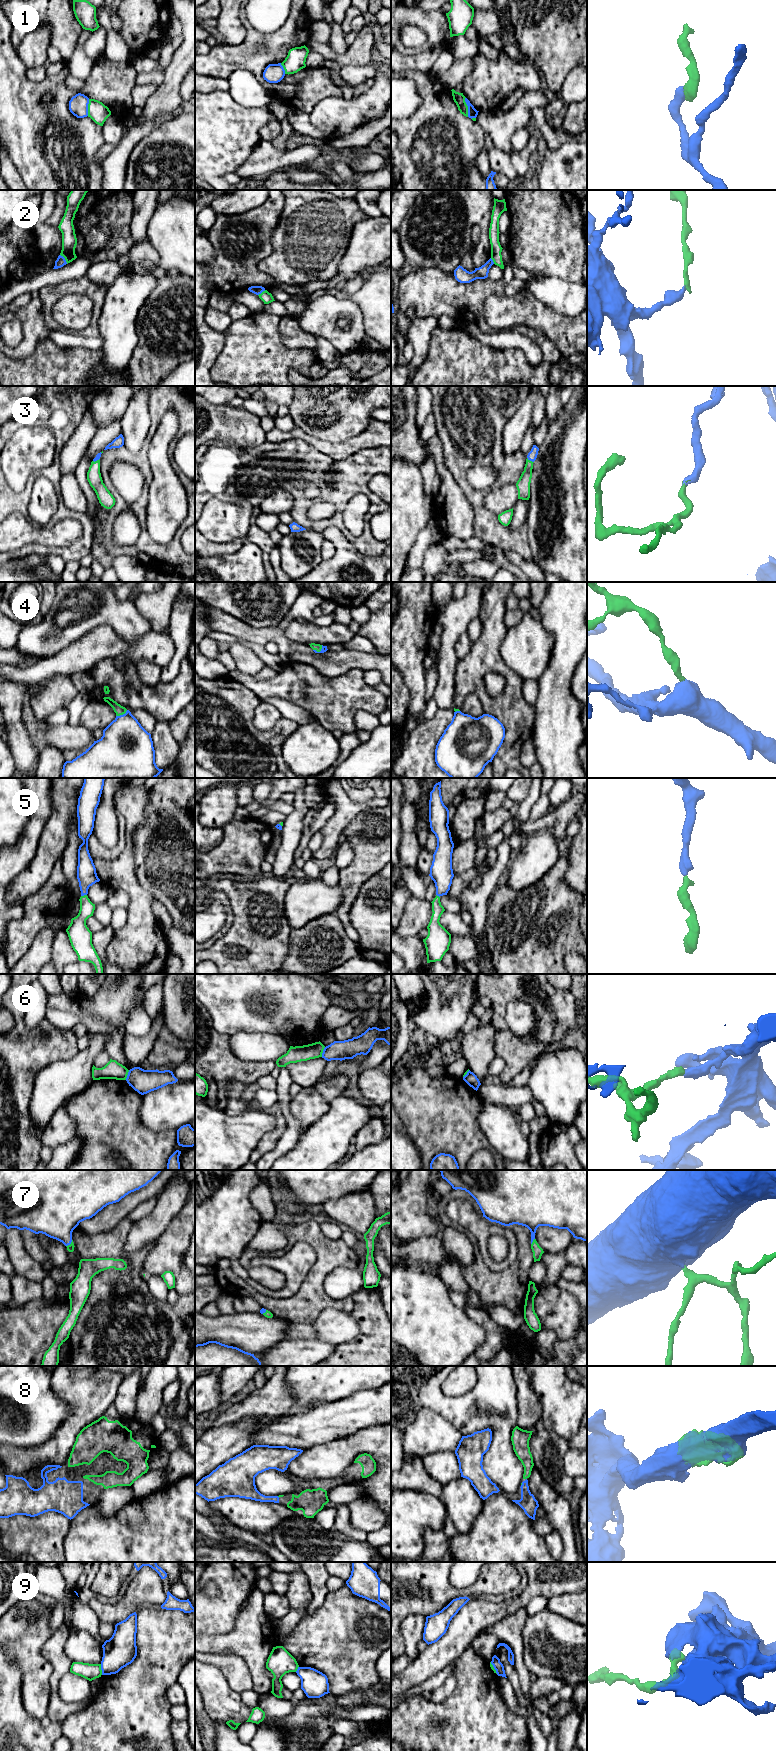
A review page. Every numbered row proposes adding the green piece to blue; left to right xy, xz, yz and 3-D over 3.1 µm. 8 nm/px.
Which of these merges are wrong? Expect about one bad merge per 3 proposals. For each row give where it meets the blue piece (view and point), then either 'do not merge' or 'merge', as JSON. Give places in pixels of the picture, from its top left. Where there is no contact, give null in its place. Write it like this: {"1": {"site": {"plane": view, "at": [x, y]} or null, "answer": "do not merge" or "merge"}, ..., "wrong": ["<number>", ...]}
{"1": {"site": {"plane": "yz", "at": [468, 107]}, "answer": "do not merge"}, "2": {"site": {"plane": "xy", "at": [64, 259]}, "answer": "do not merge"}, "3": {"site": {"plane": "yz", "at": [530, 460]}, "answer": "merge"}, "4": {"site": {"plane": "xy", "at": [121, 715]}, "answer": "merge"}, "5": {"site": {"plane": "xy", "at": [83, 895]}, "answer": "merge"}, "6": {"site": {"plane": "xy", "at": [127, 1075]}, "answer": "do not merge"}, "7": {"site": {"plane": "yz", "at": [532, 1241]}, "answer": "merge"}, "8": {"site": {"plane": "yz", "at": [522, 1484]}, "answer": "merge"}, "9": {"site": {"plane": "xy", "at": [101, 1669]}, "answer": "do not merge"}, "wrong": ["1", "2", "6", "9"]}

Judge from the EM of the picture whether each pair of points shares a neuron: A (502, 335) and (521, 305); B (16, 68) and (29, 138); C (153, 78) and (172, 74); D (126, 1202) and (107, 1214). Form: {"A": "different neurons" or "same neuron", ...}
{"A": "different neurons", "B": "same neuron", "C": "different neurons", "D": "same neuron"}

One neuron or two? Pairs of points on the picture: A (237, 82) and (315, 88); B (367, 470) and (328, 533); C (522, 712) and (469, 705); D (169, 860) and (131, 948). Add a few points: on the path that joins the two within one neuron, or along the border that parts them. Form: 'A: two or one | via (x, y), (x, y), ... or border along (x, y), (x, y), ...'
A: two | border along (243, 69), (254, 76), (266, 89), (271, 98)
B: two | border along (321, 532), (328, 526), (334, 525), (349, 542)
C: two | border along (459, 707), (468, 694), (474, 694), (484, 713)
D: two | border along (137, 879), (154, 898)

